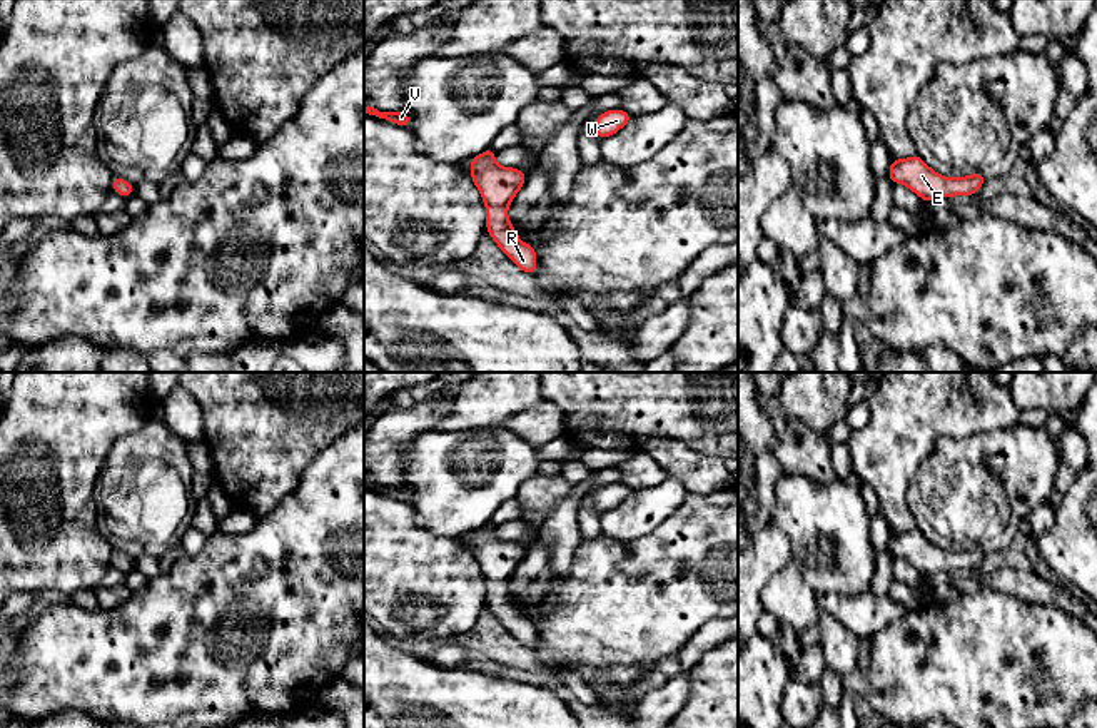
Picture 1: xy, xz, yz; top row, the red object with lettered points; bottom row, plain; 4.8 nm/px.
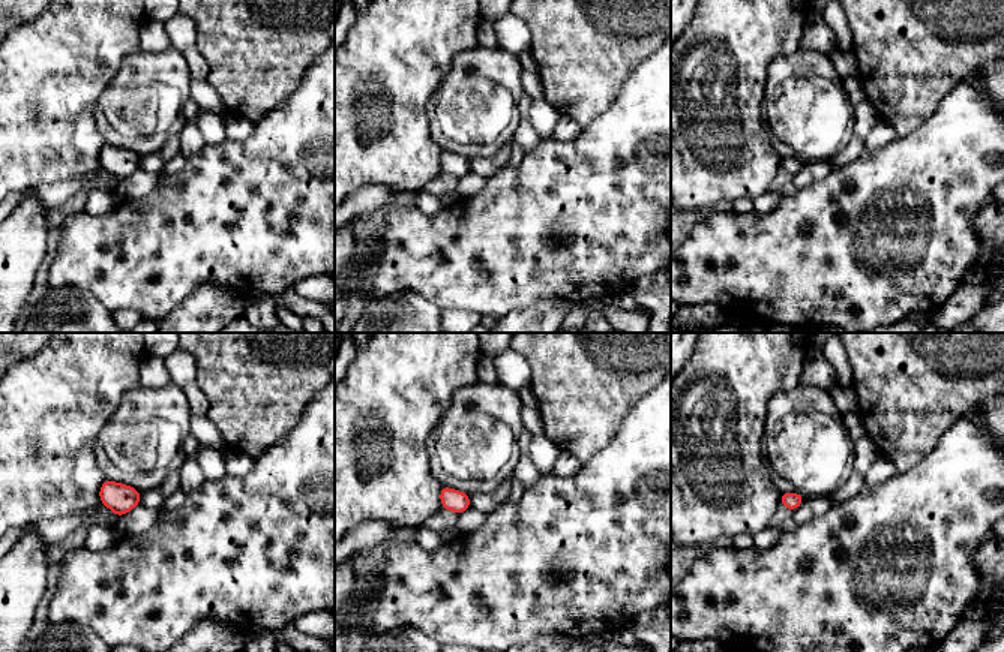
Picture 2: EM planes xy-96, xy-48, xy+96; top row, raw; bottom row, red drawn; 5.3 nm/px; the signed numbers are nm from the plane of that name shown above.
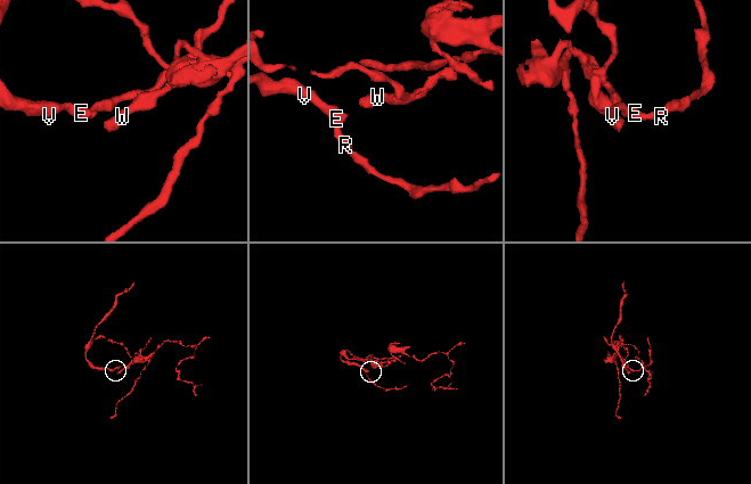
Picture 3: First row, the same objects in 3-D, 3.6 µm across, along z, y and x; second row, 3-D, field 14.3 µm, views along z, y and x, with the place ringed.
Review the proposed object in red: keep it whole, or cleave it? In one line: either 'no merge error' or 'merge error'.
no merge error

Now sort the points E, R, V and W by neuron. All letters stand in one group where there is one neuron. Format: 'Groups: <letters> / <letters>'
Groups: E R V W

